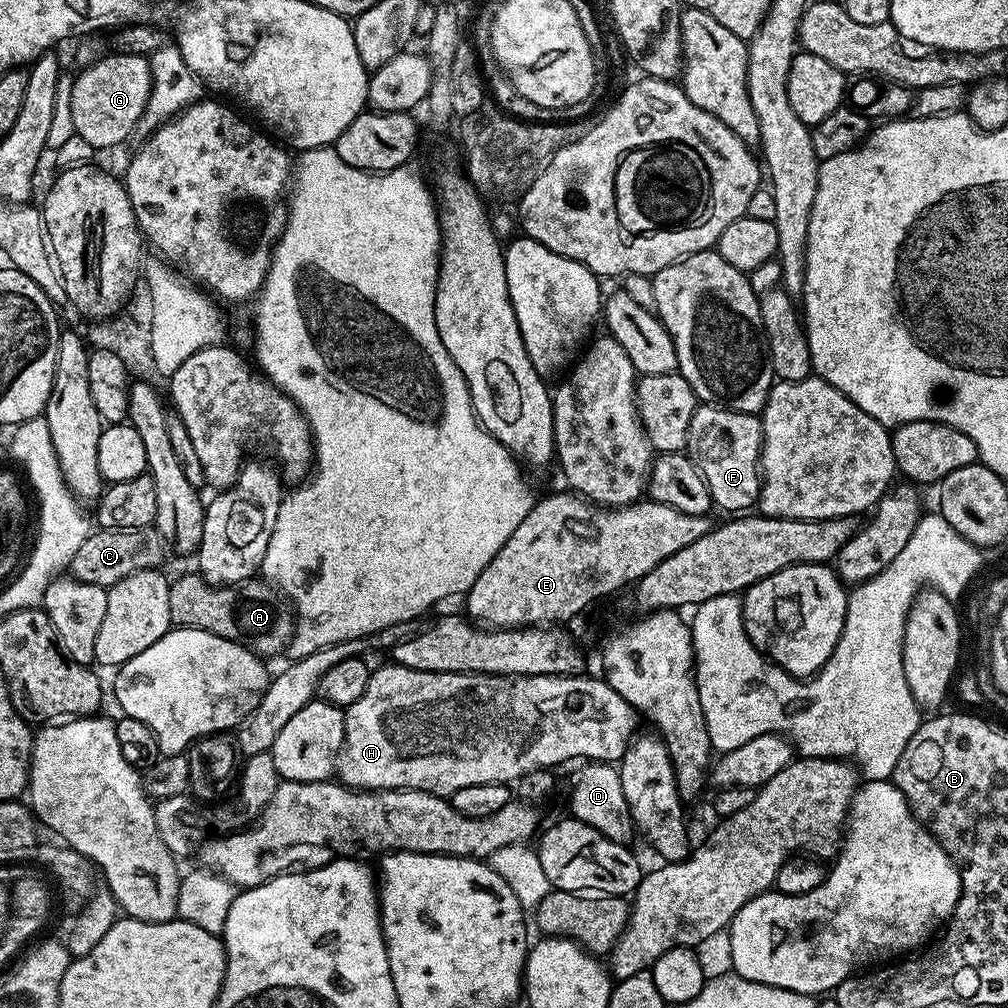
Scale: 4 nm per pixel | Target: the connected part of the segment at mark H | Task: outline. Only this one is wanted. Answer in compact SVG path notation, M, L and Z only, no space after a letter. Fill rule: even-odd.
M388 662L385 668L380 668L371 673L368 677L368 685L362 694L362 698L358 698L358 702L354 702L344 714L344 749L340 751L340 758L336 761L336 772L338 773L339 783L346 784L350 788L357 790L371 790L381 792L382 790L398 790L399 788L409 788L410 790L418 790L419 792L429 792L435 796L450 798L458 790L462 790L465 786L482 786L483 784L506 784L511 785L520 779L521 776L530 774L539 768L549 770L555 769L555 764L564 764L567 760L576 760L579 756L585 756L583 759L588 762L619 762L624 757L624 751L628 749L628 744L637 735L636 720L638 721L638 713L623 700L623 698L614 691L603 678L596 680L589 674L577 674L574 676L487 676L486 674L478 674L477 672L423 672L422 670L410 670L406 666L395 662Z

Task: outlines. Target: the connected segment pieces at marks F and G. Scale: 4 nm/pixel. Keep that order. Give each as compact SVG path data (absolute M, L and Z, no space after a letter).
M701 403L690 418L686 455L702 474L713 505L724 514L744 514L757 507L760 499L760 447L764 425L759 415L732 412L714 404Z
M125 52L104 54L92 64L81 67L79 71L80 73L75 73L70 94L70 114L74 117L76 135L86 138L93 150L116 148L132 131L137 131L146 110L146 102L152 89L152 65L149 57L131 56Z

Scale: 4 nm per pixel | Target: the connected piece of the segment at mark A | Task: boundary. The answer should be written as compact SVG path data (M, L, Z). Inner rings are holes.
M180 576L169 583L170 618L177 628L206 630L246 646L257 656L269 658L287 649L296 628L296 618L287 599L271 583L260 578L235 586L207 584L203 576Z

